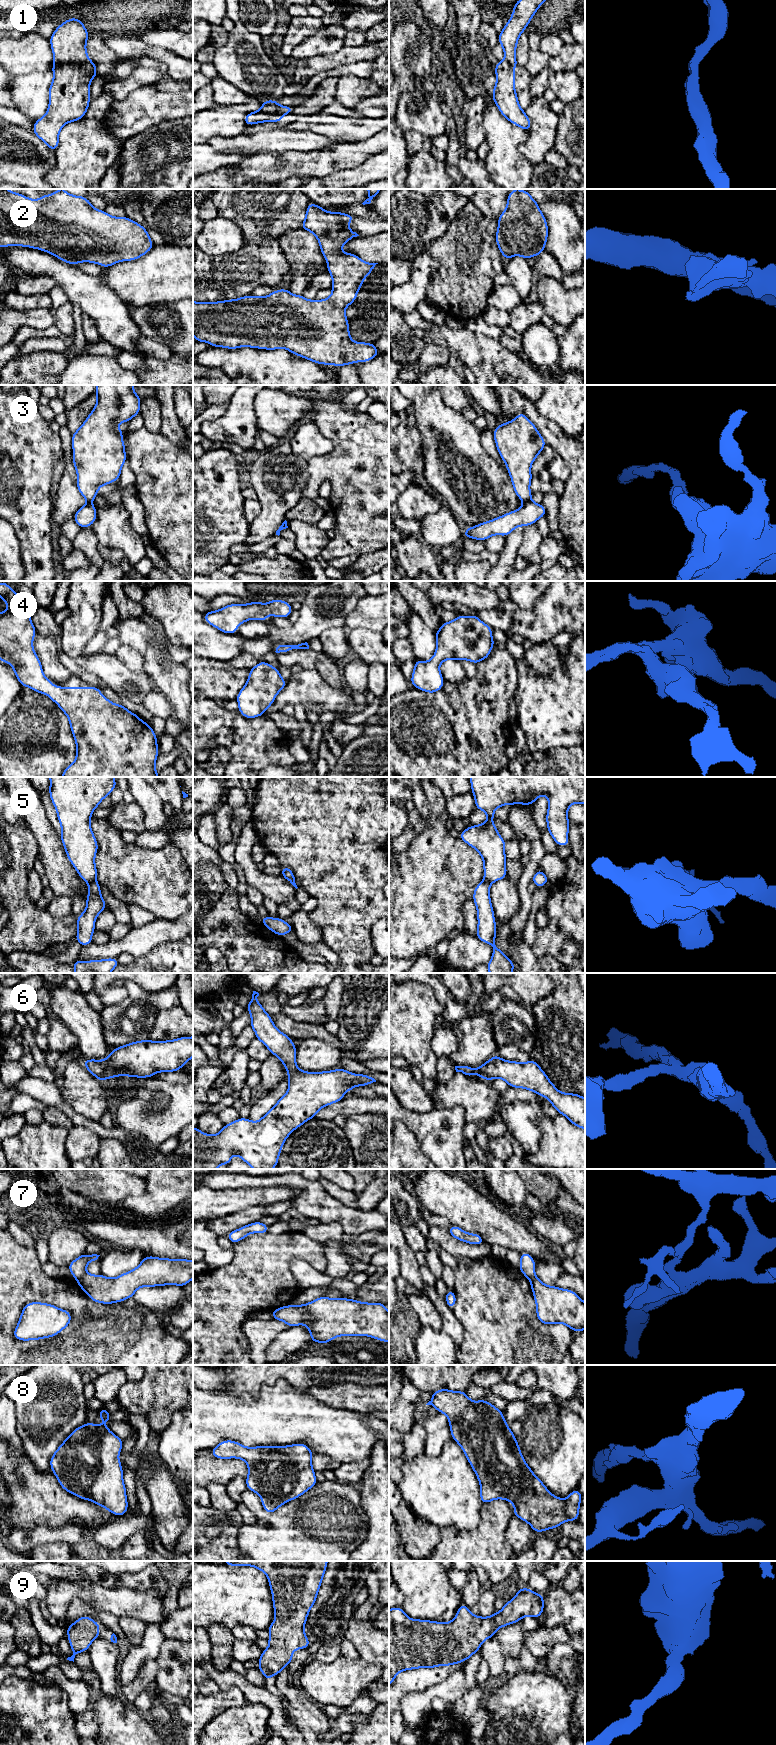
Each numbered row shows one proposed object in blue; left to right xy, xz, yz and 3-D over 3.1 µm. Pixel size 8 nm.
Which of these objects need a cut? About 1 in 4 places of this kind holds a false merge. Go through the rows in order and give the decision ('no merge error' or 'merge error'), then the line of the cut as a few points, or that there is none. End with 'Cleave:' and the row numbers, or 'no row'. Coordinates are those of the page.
1: no merge error; cut none
2: no merge error; cut none
3: merge error; cut yz (530, 499), (525, 501)
4: no merge error; cut none
5: merge error; cut xy (95, 880), (88, 883)
6: no merge error; cut none
7: merge error; cut xy (86, 1273), (77, 1280)
8: no merge error; cut none
9: no merge error; cut none
Cleave: 3, 5, 7

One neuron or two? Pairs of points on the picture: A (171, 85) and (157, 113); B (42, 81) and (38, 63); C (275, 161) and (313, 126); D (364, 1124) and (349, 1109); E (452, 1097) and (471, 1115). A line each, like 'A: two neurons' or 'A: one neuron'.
A: two neurons
B: two neurons
C: two neurons
D: two neurons
E: one neuron

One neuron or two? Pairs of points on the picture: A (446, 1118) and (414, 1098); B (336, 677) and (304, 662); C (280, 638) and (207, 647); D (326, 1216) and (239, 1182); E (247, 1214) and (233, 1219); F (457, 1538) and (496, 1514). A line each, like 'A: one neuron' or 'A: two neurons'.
A: two neurons
B: one neuron
C: one neuron
D: one neuron
E: one neuron
F: one neuron

